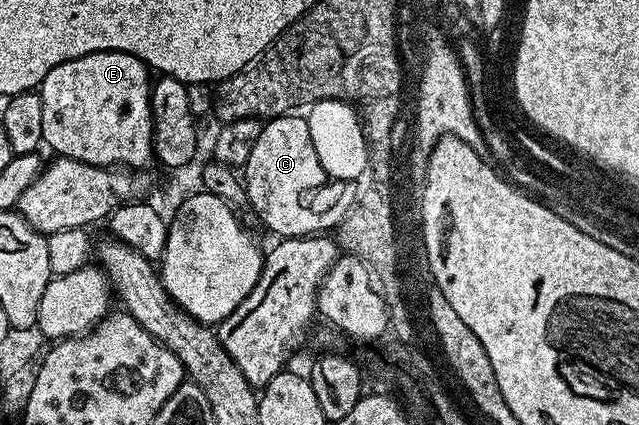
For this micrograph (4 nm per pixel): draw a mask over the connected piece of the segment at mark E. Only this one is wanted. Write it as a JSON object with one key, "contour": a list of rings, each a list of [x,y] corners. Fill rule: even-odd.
{"contour":[[[98,50],[57,64],[37,90],[41,96],[41,132],[46,149],[94,166],[150,167],[155,158],[152,85],[152,71],[129,52]]]}

